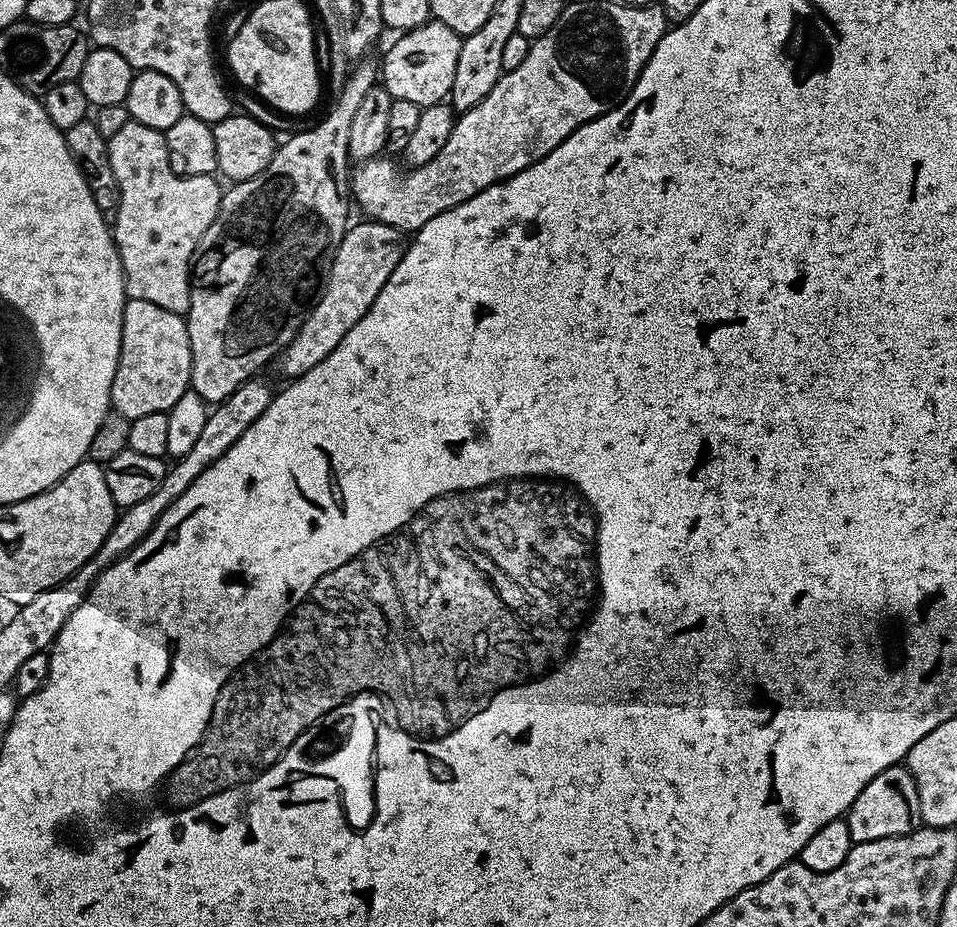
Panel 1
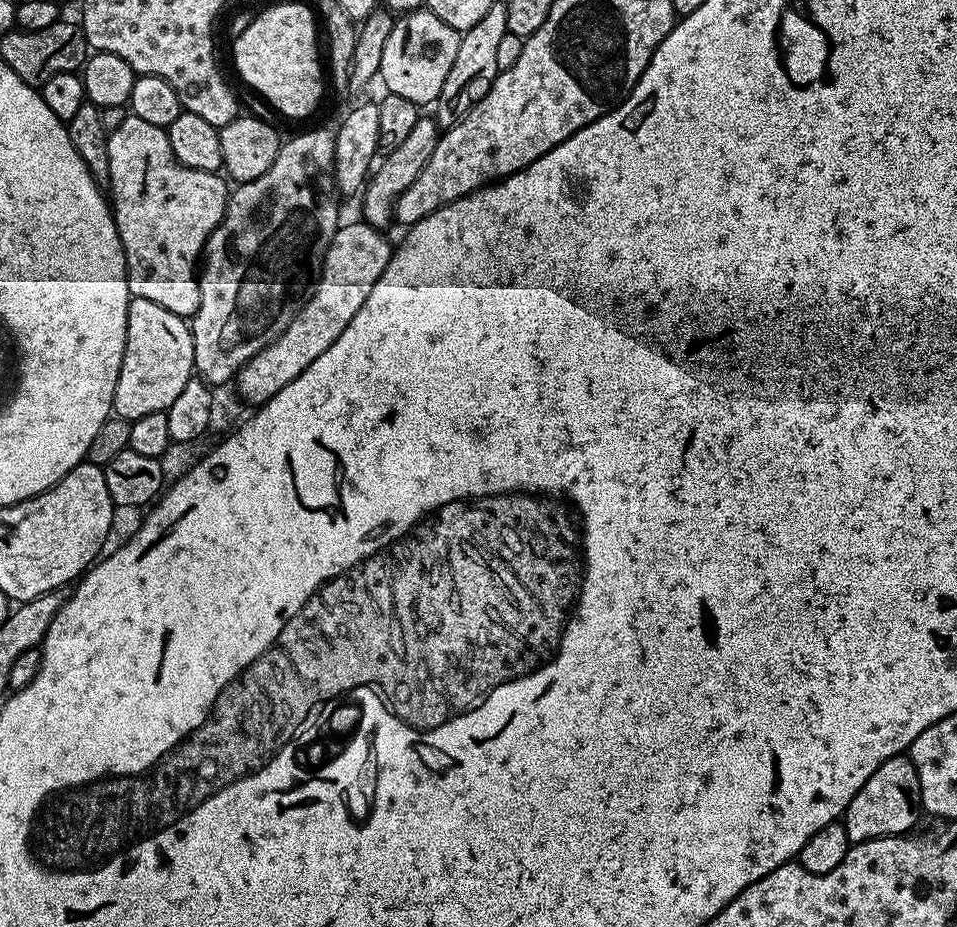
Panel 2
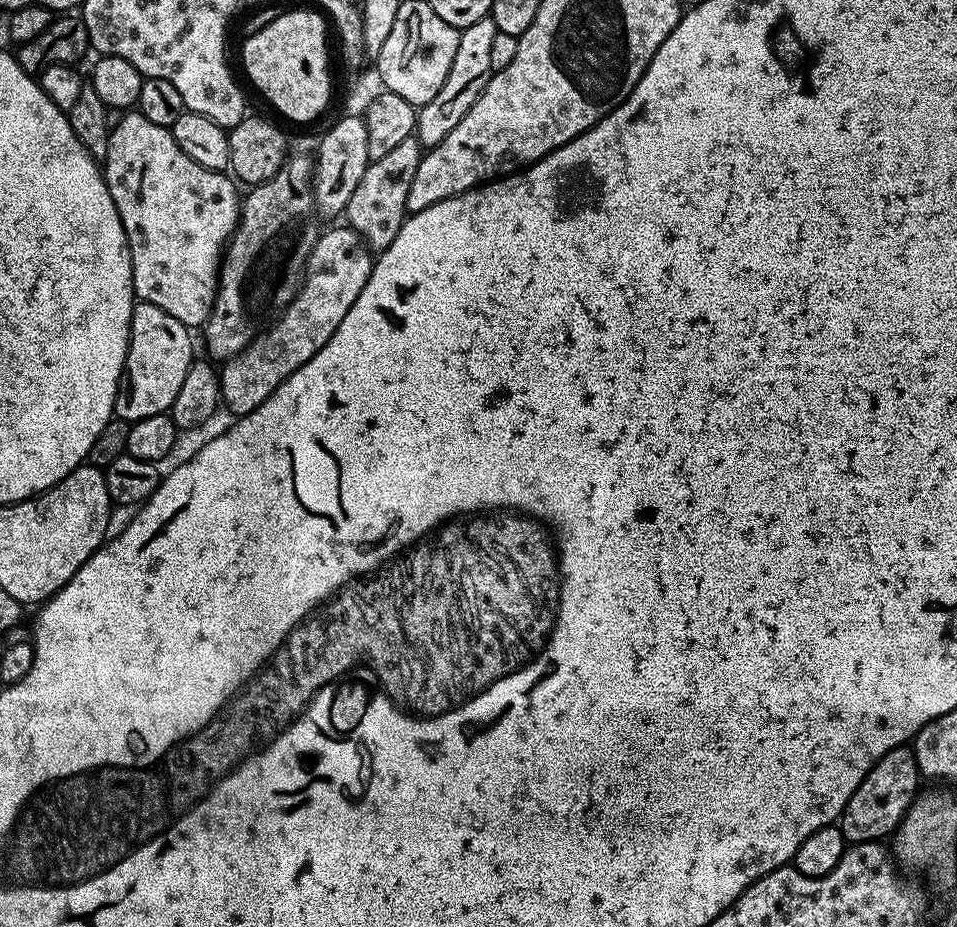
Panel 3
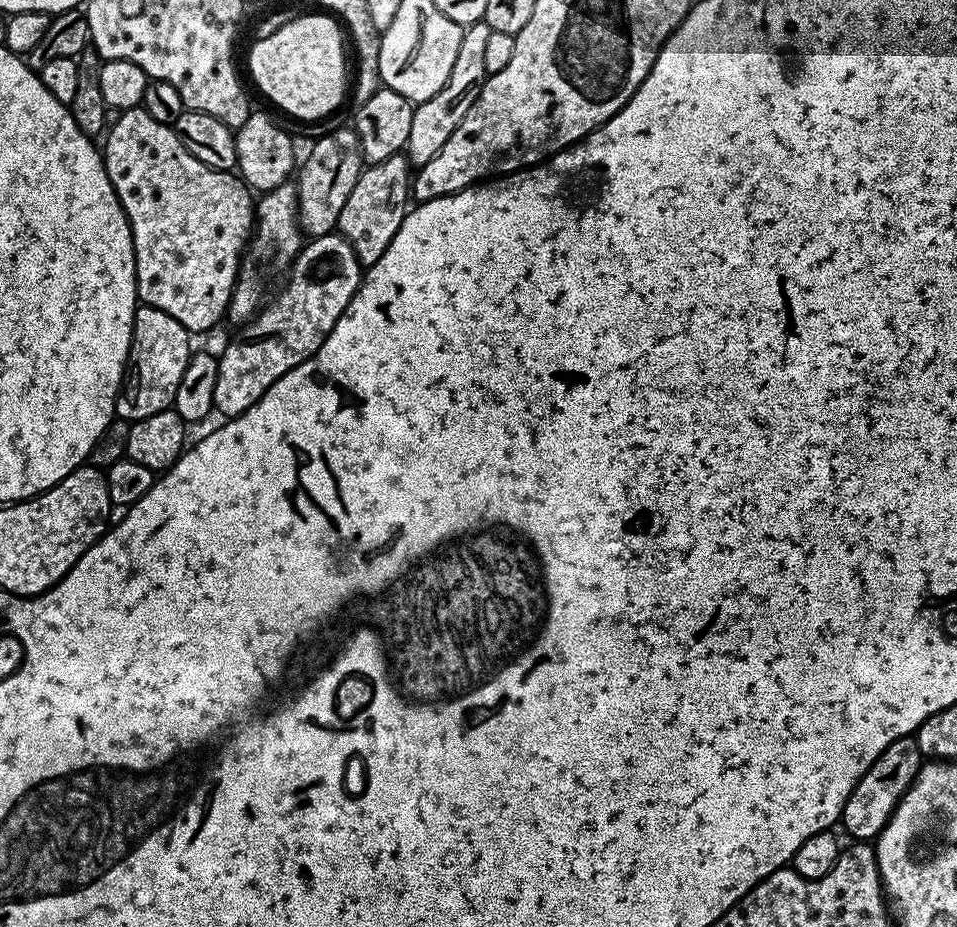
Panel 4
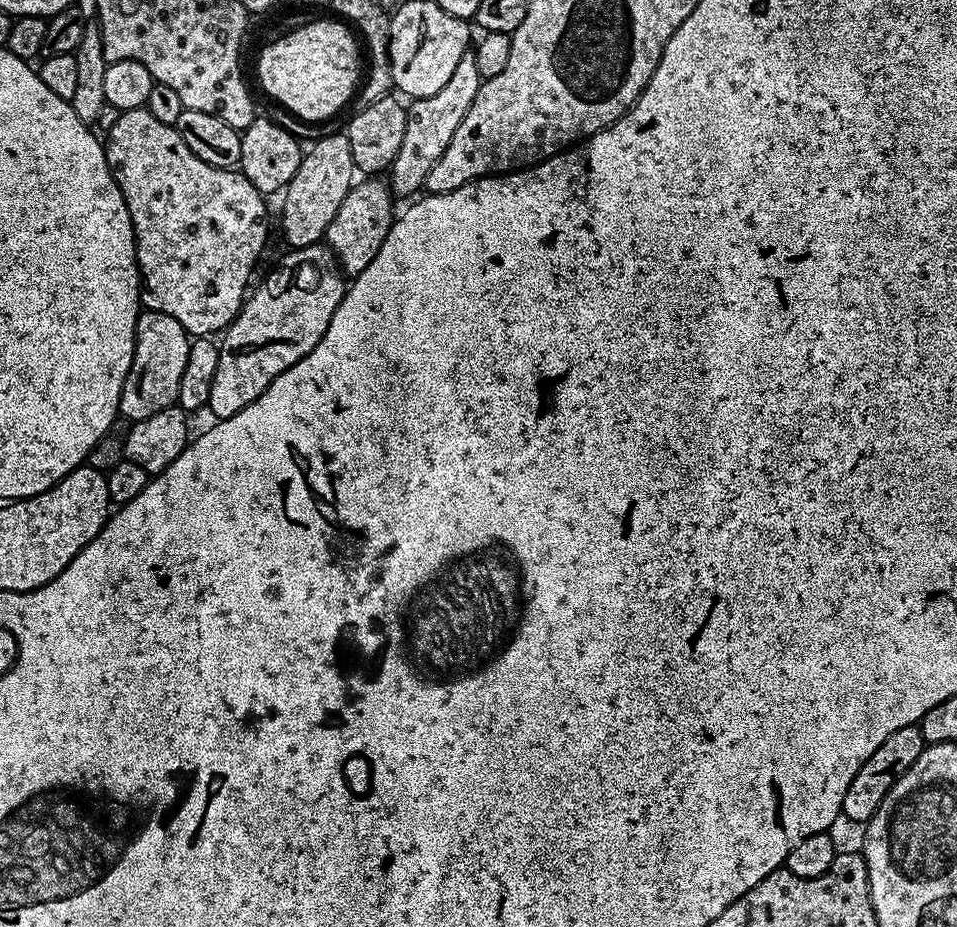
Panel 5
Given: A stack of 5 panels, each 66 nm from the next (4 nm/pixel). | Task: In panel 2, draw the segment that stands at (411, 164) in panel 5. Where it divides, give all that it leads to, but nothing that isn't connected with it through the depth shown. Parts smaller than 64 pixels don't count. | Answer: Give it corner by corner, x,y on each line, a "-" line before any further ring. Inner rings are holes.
497,2
486,10
486,15
470,30
460,37
458,55
454,57
454,66
450,66
450,74
446,74
446,82
442,85
442,94
434,102
434,119
441,129
453,128
472,107
488,93
490,86
496,80
498,70
498,45
508,33
506,26
506,3

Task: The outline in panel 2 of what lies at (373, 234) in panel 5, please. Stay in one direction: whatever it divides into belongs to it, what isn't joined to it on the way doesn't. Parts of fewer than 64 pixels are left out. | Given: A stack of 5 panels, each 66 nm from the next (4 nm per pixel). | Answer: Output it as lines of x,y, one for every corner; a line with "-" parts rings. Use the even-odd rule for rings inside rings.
422,114
418,118
418,122
414,122
414,127
410,130
408,137
393,152
387,153
383,157
384,161
381,159
375,165
374,171
369,175
362,189
364,201
361,202
360,208
364,211
363,223
381,230
387,229
388,223
393,223
396,204
400,200
400,196
416,181
418,174
422,174
426,162
430,162
430,158
438,146
441,135
442,129
435,119
431,115

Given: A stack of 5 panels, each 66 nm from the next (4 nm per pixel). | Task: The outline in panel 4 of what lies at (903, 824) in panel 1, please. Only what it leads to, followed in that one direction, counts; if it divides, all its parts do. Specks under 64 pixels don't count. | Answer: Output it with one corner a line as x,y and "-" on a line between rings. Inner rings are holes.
905,738
895,740
887,750
880,755
868,768
868,772
856,784
856,789
844,803
842,825
852,835
856,842
872,842
879,836
880,831
888,825
892,811
897,802
904,796
904,791
909,788
912,781
920,773
922,757
920,748
915,739

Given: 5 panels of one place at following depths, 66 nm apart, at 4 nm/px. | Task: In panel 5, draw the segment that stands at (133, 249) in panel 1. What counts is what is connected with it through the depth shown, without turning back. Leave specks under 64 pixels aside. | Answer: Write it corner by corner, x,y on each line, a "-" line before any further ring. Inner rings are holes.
147,107
135,108
129,112
120,113
120,117
113,128
106,132
104,153
108,159
112,176
122,190
124,201
130,210
130,218
134,226
134,234
136,235
136,264
140,267
140,278
142,281
140,290
141,305
149,312
170,314
170,318
174,318
174,322
178,322
187,330
189,337
208,338
216,334
212,332
217,332
217,334
223,333
228,325
236,319
240,312
240,307
244,305
246,293
250,288
248,279
251,278
252,271
255,270
256,263
259,262
260,255
263,254
264,247
268,244
268,208
264,205
264,200
266,200
265,193
259,192
247,180
243,172
239,170
215,168
206,162
202,162
202,158
198,158
198,154
194,154
194,150
190,150
190,146
186,146
186,142
182,142
178,130
171,124
158,122
158,118
154,118
154,114
150,114

